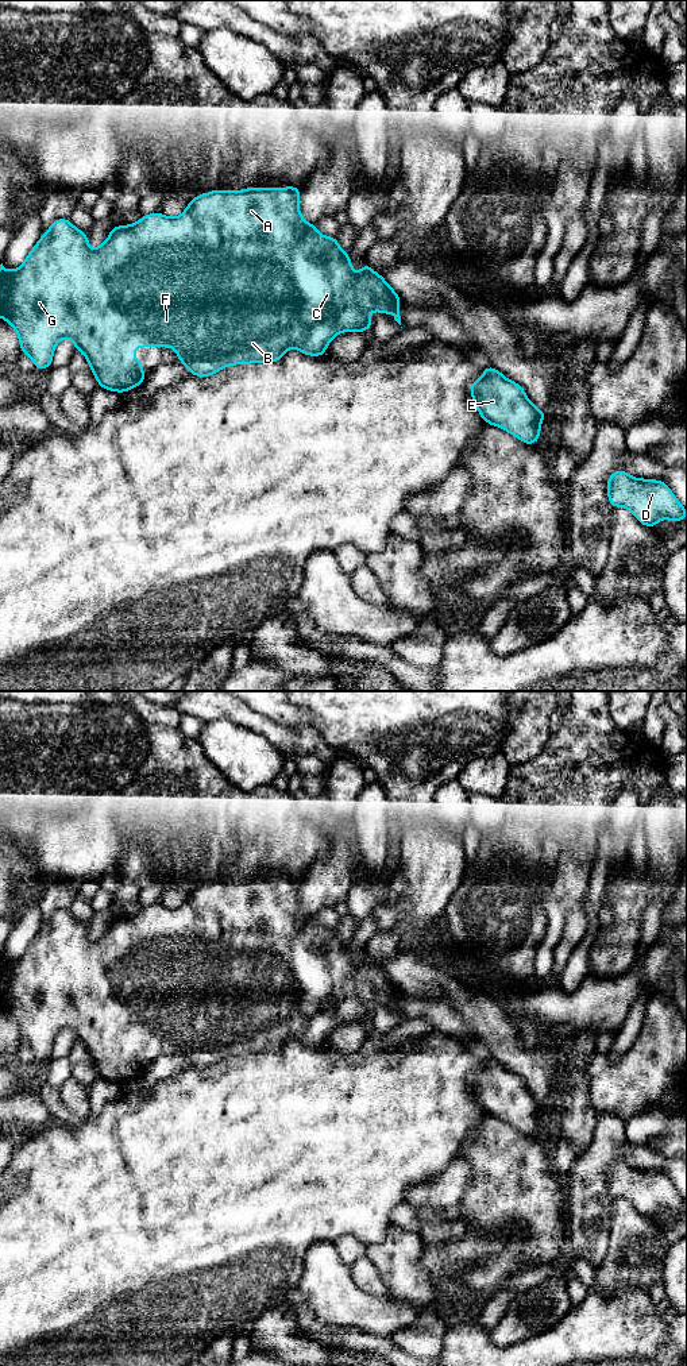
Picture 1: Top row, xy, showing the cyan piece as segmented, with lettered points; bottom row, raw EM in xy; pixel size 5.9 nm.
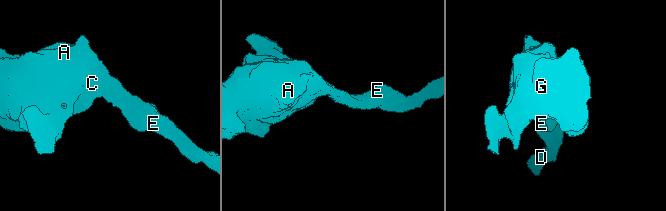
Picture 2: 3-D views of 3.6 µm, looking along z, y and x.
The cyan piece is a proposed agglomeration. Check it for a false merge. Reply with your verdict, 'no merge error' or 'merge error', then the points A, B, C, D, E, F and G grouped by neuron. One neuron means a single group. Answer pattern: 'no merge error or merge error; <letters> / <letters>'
no merge error; A B C D E F G

